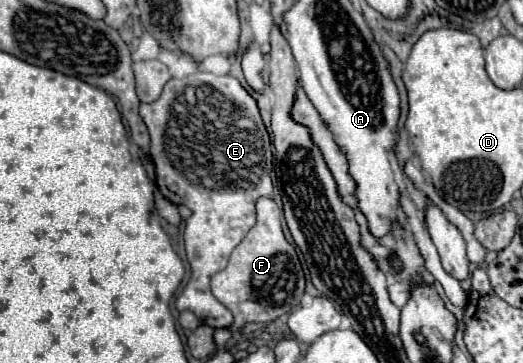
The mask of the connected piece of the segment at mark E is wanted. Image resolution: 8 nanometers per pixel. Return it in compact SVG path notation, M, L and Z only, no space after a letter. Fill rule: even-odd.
M199 71L199 73L193 73L193 75L183 77L183 79L171 79L171 81L165 85L165 89L163 89L163 93L161 93L161 97L159 97L157 101L153 101L153 103L141 103L139 115L141 115L141 119L145 121L145 125L147 125L147 129L149 129L149 135L151 135L151 151L149 151L149 153L151 153L151 159L153 159L153 163L155 163L157 187L159 187L161 195L163 195L165 199L169 199L171 203L175 203L175 205L187 205L187 207L193 211L193 215L185 221L185 251L187 251L187 261L189 261L189 265L191 265L191 277L189 277L189 281L187 281L183 293L177 297L175 307L177 307L179 311L193 311L203 323L207 323L207 325L213 327L213 329L229 327L229 325L233 323L233 315L231 315L231 311L229 311L223 303L219 303L219 301L215 299L215 295L213 295L211 289L209 289L209 279L211 279L211 275L215 275L217 271L223 271L223 269L227 267L227 259L229 259L231 251L243 241L243 237L247 235L247 231L255 225L255 201L257 201L259 197L263 197L263 195L271 195L271 193L273 193L273 183L271 183L271 177L269 177L269 173L271 173L271 161L273 161L271 141L269 141L269 133L267 133L265 125L263 125L263 119L261 119L257 101L243 89L243 85L241 85L235 77L231 77L231 75L219 77L219 75L213 75L213 73L203 73L203 71Z

